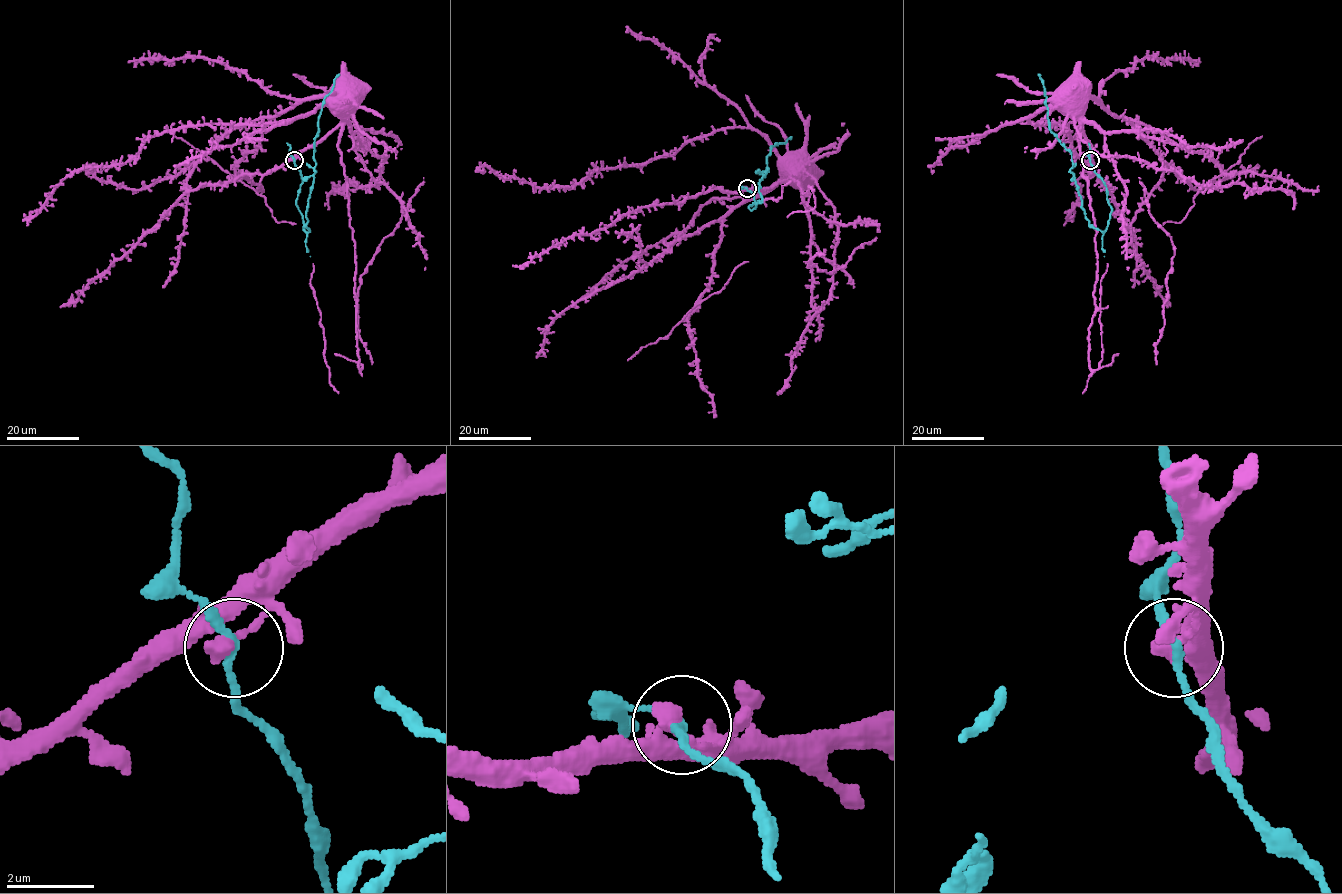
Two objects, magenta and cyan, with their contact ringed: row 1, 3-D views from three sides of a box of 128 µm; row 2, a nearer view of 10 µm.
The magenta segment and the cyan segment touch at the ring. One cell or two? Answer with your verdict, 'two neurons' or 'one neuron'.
one neuron

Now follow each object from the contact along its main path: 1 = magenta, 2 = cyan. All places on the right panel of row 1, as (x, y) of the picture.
1: (1089, 160), (1091, 146), (1084, 136), (1083, 127), (1069, 114), (1069, 107), (1071, 107)
2: (1089, 160), (1111, 208), (1103, 232), (1085, 215), (1070, 171), (1071, 154), (1050, 130), (1039, 74)

